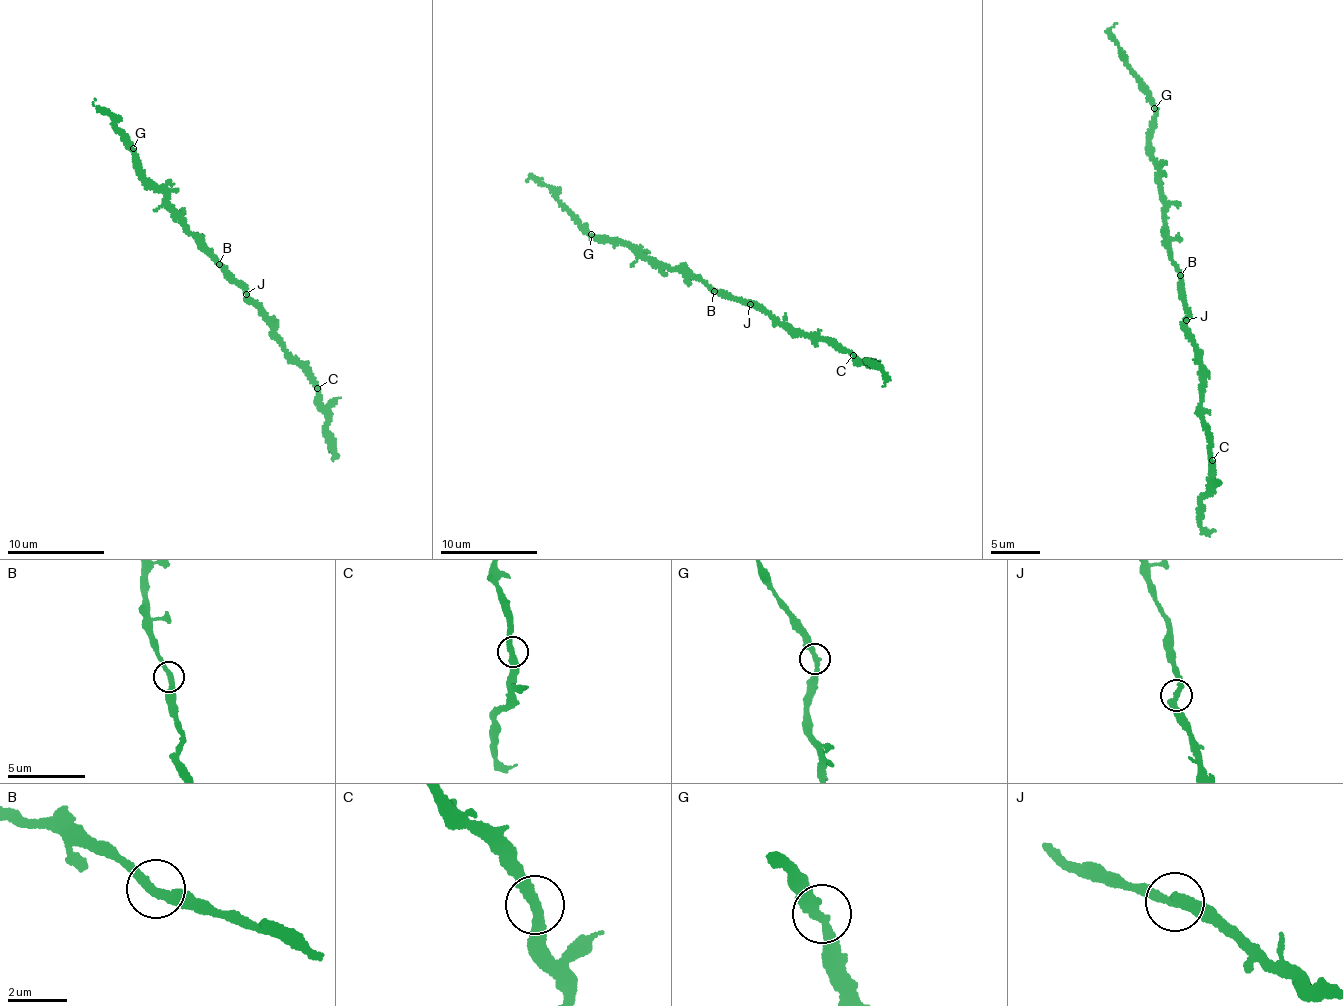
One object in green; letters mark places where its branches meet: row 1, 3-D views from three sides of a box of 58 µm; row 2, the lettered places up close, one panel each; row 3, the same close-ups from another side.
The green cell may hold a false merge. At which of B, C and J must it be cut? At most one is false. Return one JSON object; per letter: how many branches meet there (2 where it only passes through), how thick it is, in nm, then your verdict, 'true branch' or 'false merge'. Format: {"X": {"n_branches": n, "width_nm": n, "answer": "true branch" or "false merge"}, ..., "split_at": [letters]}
{"B": {"n_branches": 2, "width_nm": 340, "answer": "true branch"}, "C": {"n_branches": 2, "width_nm": 320, "answer": "true branch"}, "J": {"n_branches": 2, "width_nm": 320, "answer": "true branch"}, "split_at": []}

